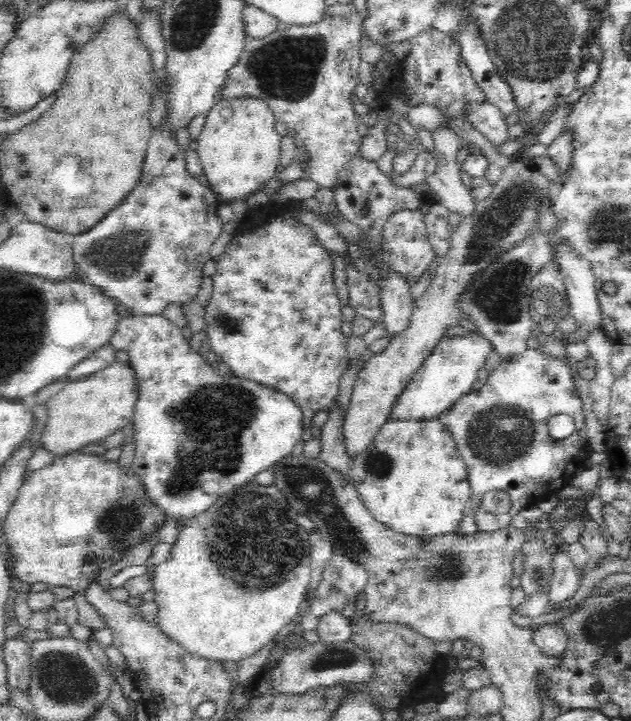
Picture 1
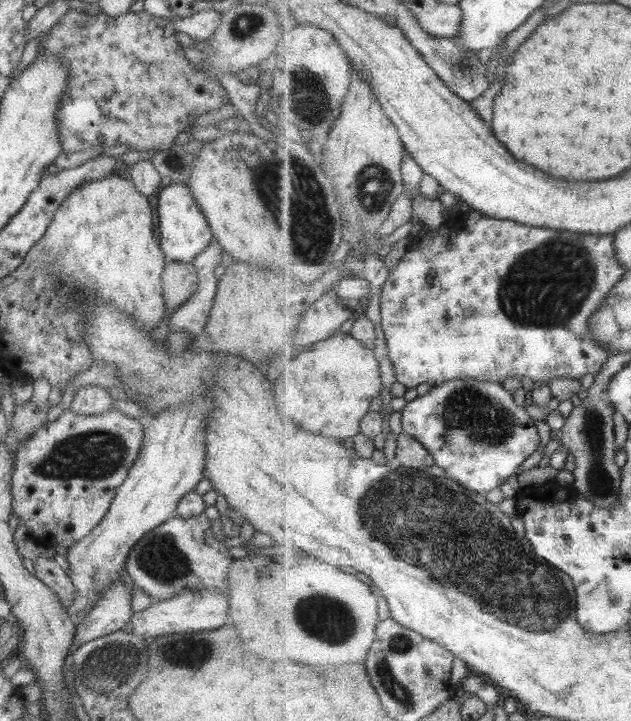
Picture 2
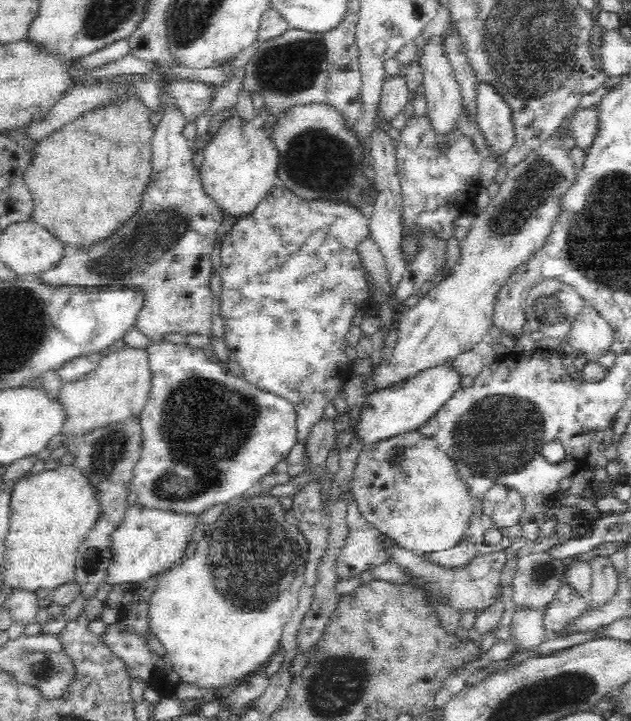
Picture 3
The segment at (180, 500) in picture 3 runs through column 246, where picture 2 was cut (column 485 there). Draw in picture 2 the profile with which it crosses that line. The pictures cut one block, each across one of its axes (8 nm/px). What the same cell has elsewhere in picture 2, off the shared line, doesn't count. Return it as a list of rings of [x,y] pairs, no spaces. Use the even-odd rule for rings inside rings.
[[[474,378],[445,382],[405,405],[401,411],[402,432],[425,446],[447,476],[485,494],[517,475],[519,466],[541,446],[539,432],[525,406],[519,406],[503,387]]]

